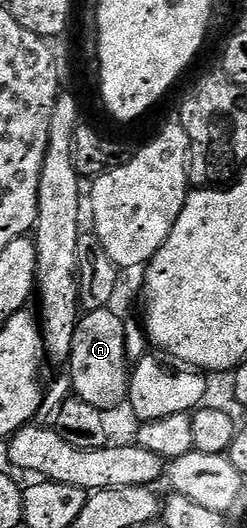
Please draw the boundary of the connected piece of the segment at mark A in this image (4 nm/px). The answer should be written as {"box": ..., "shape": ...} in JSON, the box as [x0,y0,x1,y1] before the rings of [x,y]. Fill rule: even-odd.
{"box":[66,307,130,413],"shape":[[[108,307],[84,311],[76,320],[74,345],[66,364],[68,379],[72,382],[71,394],[105,413],[111,413],[115,407],[123,408],[128,398],[130,364],[126,357],[124,325],[125,320],[119,319]]]}

